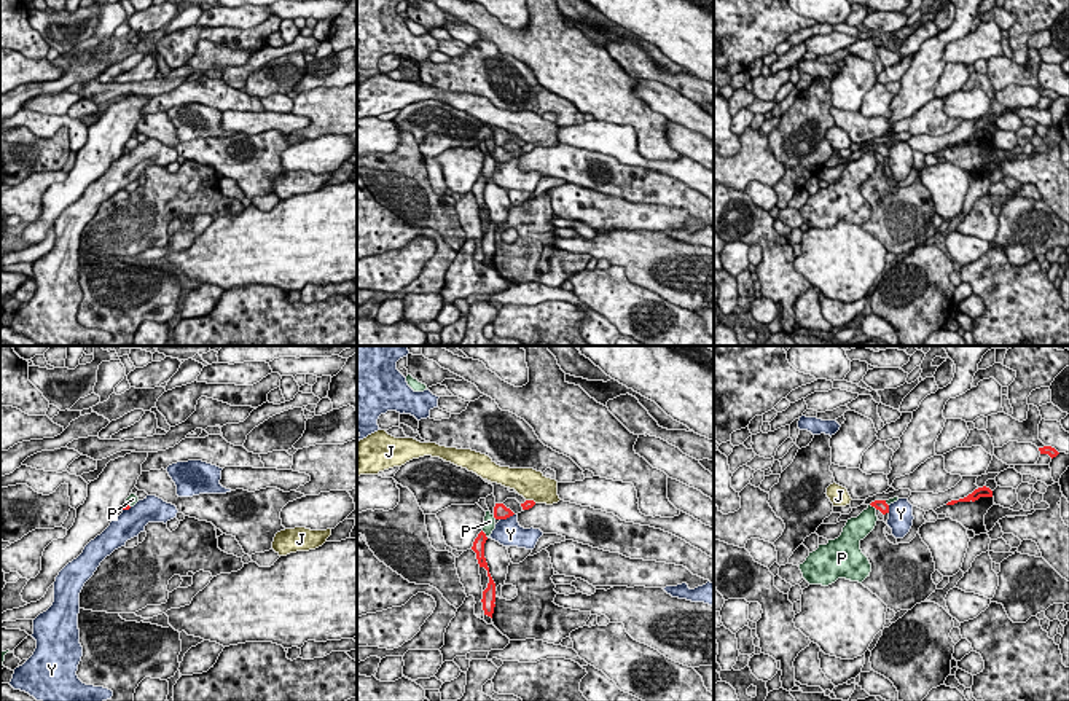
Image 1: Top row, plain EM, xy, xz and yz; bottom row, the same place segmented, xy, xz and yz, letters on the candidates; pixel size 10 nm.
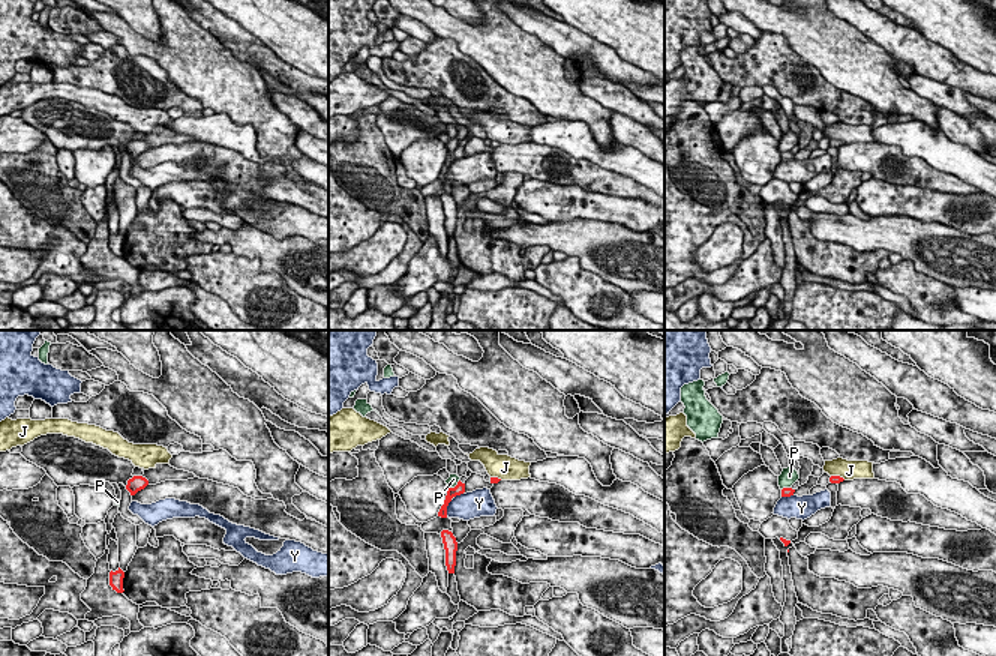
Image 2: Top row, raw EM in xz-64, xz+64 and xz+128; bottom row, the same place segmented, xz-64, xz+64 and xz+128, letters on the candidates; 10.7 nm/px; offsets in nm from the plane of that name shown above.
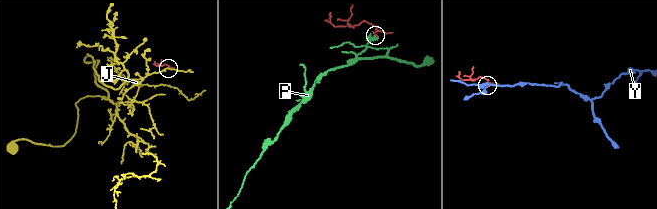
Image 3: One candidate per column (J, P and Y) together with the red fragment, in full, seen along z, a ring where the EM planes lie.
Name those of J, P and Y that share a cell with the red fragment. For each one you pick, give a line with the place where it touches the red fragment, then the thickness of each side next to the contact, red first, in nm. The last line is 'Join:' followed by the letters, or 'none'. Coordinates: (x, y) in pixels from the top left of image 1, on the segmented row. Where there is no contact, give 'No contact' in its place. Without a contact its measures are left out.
Join: none

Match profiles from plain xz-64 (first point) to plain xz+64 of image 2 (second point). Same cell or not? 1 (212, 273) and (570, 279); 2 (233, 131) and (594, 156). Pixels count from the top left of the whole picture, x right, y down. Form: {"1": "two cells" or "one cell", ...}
{"1": "one cell", "2": "one cell"}

